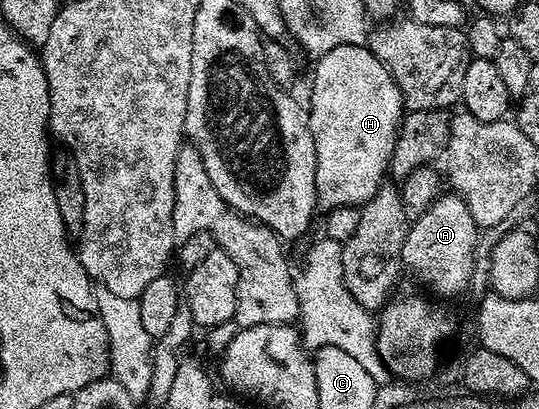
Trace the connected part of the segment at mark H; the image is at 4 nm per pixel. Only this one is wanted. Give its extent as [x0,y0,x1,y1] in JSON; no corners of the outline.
[307,44,403,209]

